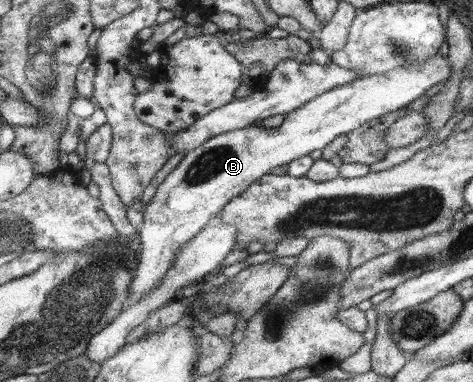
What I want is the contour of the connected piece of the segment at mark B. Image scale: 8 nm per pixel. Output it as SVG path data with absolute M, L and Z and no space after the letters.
M441 54L433 55L431 59L427 59L427 61L419 62L419 65L411 65L411 62L407 62L403 67L397 67L397 69L393 69L393 71L388 71L387 73L383 73L383 75L376 75L371 77L361 77L360 79L353 80L353 82L349 82L349 84L345 84L343 86L337 86L337 88L333 88L333 90L329 90L329 92L325 92L325 94L321 94L316 96L313 100L307 101L303 106L296 108L293 112L287 113L285 120L275 128L265 128L264 126L259 126L258 124L253 124L251 126L247 126L245 128L239 128L237 130L231 130L229 132L223 132L221 134L217 134L213 136L213 138L207 140L205 143L201 144L201 146L191 150L189 153L185 155L185 158L181 160L181 163L176 166L176 168L171 171L168 176L163 180L163 182L158 186L155 195L148 202L147 208L145 209L143 223L141 228L138 230L138 242L142 246L139 248L141 253L139 254L139 263L137 268L134 271L134 277L132 278L133 284L132 287L129 288L129 302L133 300L137 300L143 295L147 295L147 293L151 293L151 291L155 291L157 287L159 287L159 283L161 283L162 278L170 271L172 268L172 263L174 258L176 258L176 252L184 246L188 240L192 238L196 238L201 231L204 230L205 227L209 226L209 224L217 218L219 213L223 210L224 206L231 202L231 200L235 199L236 196L239 196L243 191L248 190L248 187L255 183L256 180L263 178L265 175L268 175L273 168L277 168L277 166L283 166L283 164L292 163L293 160L301 159L303 156L310 155L313 151L323 150L329 143L331 143L335 138L340 137L341 134L348 134L348 132L355 131L356 128L363 127L365 123L369 123L372 120L379 119L380 116L387 115L390 112L395 112L400 108L407 107L410 102L413 100L417 100L420 96L423 96L427 90L441 81L446 82L449 80L449 76L451 76L451 67L449 67L449 62L447 62L446 58L443 58Z

